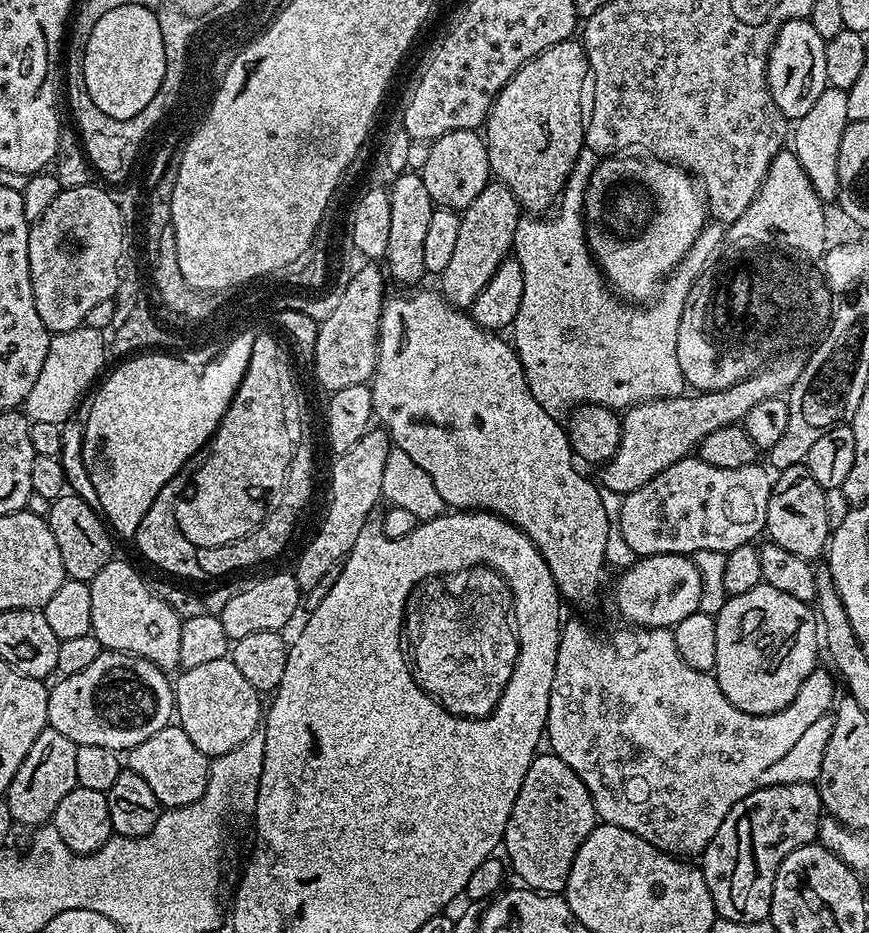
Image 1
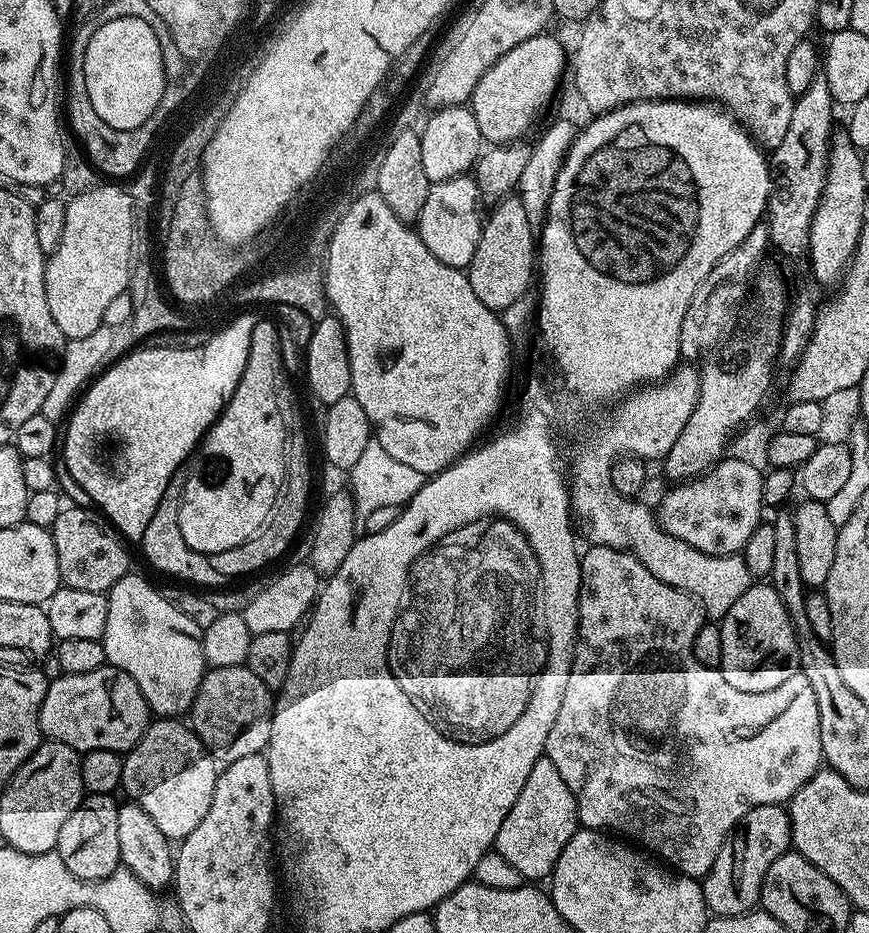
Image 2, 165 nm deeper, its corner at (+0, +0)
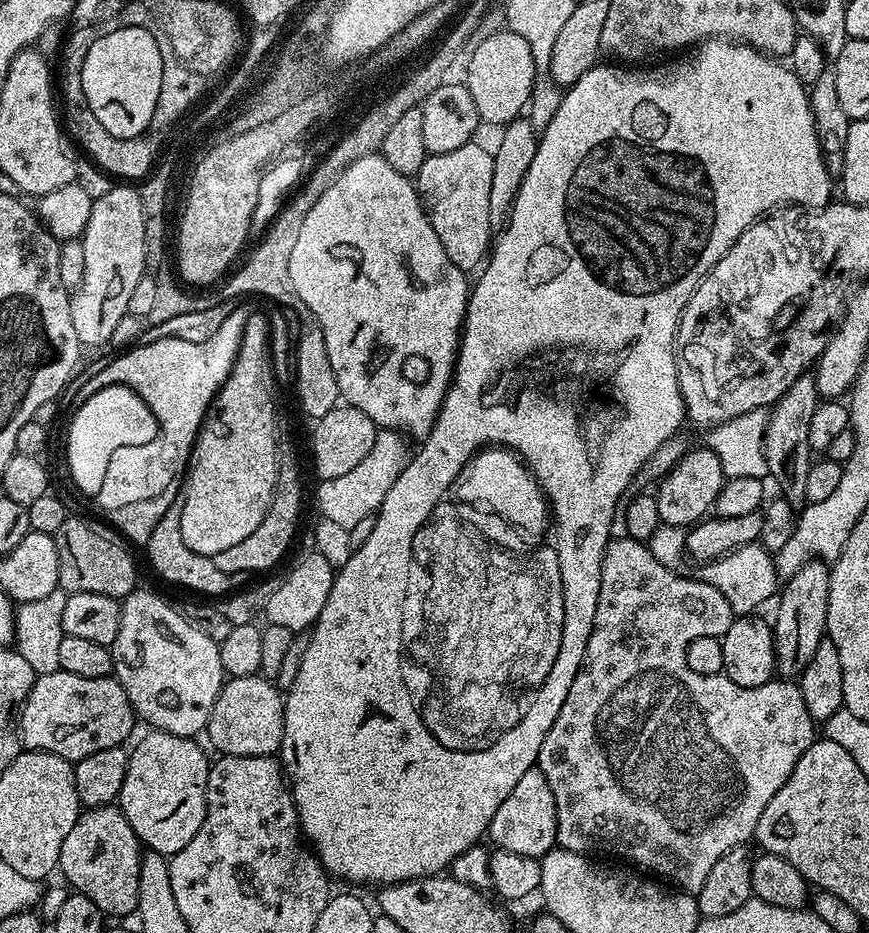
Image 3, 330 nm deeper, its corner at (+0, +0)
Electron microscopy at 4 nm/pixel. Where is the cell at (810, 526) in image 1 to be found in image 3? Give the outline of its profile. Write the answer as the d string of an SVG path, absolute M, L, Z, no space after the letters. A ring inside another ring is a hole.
M821 559L806 562L789 580L783 581L775 601L776 620L774 619L776 672L781 677L799 677L806 662L814 658L814 650L818 650L818 646L826 639L829 602L830 568Z

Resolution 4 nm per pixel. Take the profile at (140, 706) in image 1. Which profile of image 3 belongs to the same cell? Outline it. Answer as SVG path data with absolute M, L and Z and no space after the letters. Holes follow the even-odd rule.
M57 671L45 676L37 675L32 683L30 694L18 709L18 735L25 749L58 754L63 760L75 762L90 754L98 754L98 750L121 747L125 743L124 739L132 732L132 720L134 721L134 713L130 698L112 676L82 678L79 674Z

